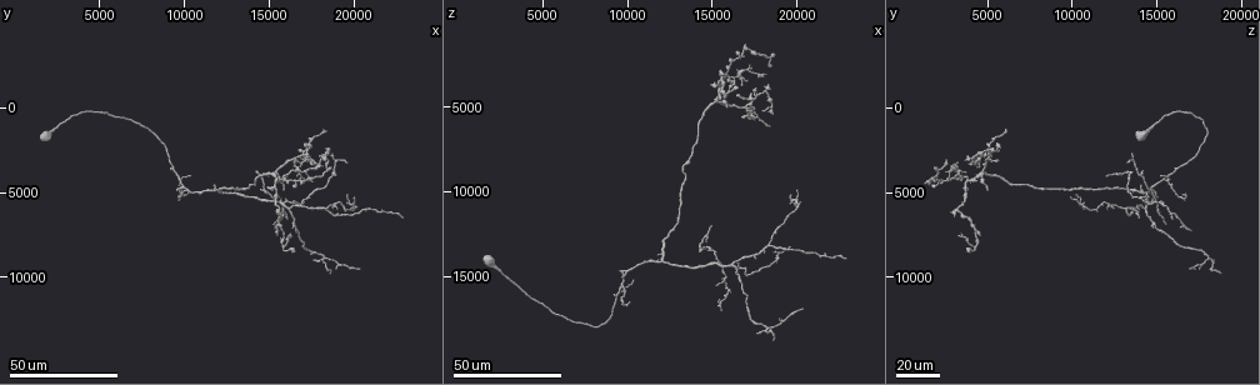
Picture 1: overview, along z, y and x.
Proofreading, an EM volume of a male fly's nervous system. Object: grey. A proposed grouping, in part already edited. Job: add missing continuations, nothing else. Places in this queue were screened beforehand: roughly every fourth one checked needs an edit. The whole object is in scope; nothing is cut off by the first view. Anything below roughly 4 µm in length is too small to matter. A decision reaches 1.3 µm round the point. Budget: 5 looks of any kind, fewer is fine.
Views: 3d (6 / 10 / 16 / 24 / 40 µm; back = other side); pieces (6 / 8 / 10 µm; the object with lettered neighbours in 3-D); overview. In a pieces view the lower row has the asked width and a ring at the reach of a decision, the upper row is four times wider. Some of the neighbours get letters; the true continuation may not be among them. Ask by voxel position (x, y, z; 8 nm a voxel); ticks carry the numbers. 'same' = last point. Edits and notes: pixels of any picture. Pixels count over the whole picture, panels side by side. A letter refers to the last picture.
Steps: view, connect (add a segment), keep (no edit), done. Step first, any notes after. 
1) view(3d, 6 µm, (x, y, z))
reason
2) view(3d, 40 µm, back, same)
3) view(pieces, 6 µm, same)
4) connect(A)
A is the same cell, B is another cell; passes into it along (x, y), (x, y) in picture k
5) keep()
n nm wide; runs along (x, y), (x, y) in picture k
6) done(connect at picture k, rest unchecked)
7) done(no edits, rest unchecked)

view(3d, 40 µm, (23000, 6400, 14000))
branch stops here

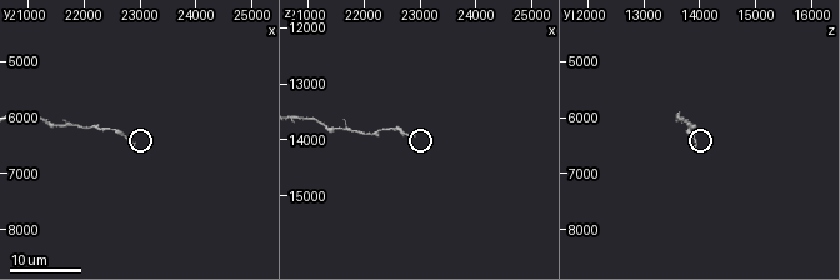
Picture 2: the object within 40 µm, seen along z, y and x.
view(pieces, 6 µm, (22850, 6500, 13950))

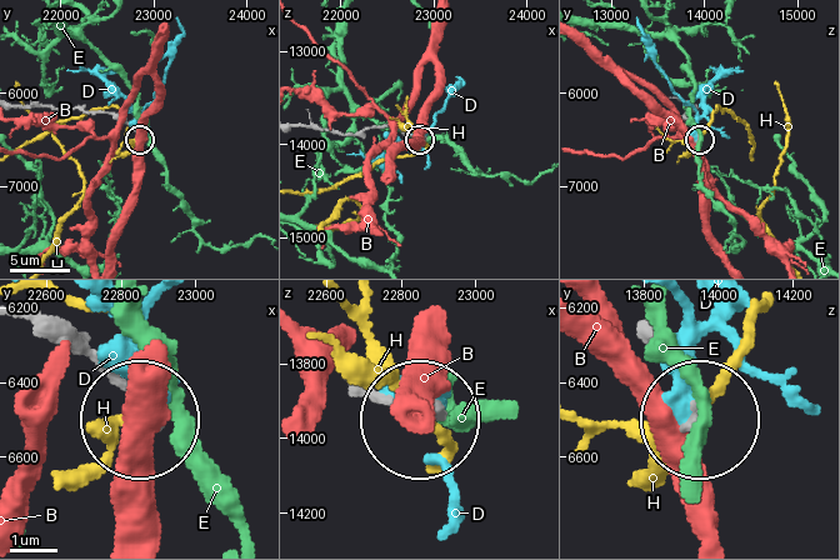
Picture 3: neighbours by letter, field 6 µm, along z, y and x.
keep()
B, D, E and H are other cells; no lettered segment goes on from it

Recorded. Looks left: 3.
view(3d, 24 µm, (9600, 5000, 14600))
free end

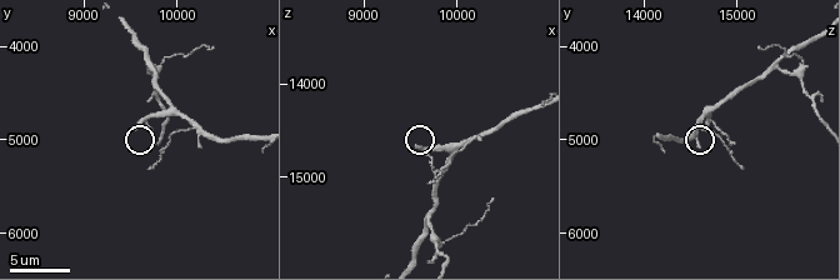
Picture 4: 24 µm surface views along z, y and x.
view(3d, 6 µm, (9550, 4900, 14700))
zoom in

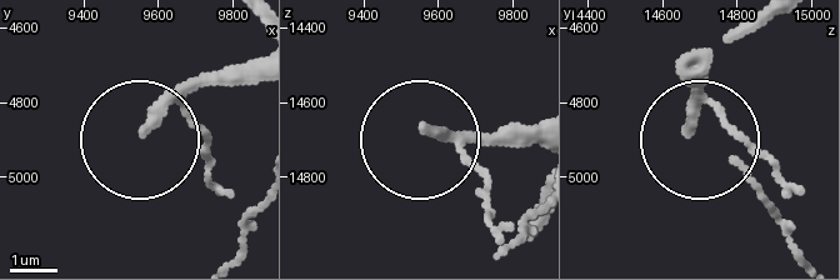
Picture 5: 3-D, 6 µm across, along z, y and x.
view(pieces, 6 µm, (9560, 4870, 14680))

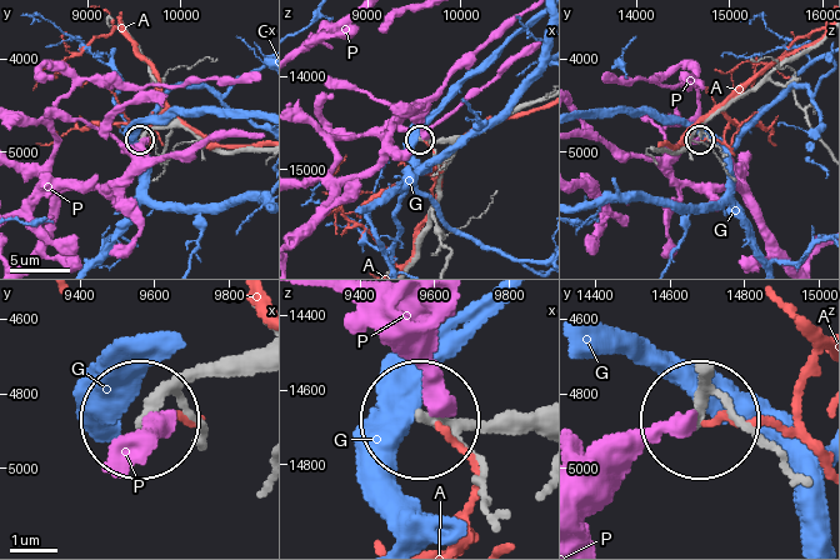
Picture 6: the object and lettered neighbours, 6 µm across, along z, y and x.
keep()
A, G and P are other cells; runs along (819, 41), (726, 103), (699, 138) in picture 6; no lettered segment goes on from it

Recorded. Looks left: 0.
done(no edits, rest unchecked)

